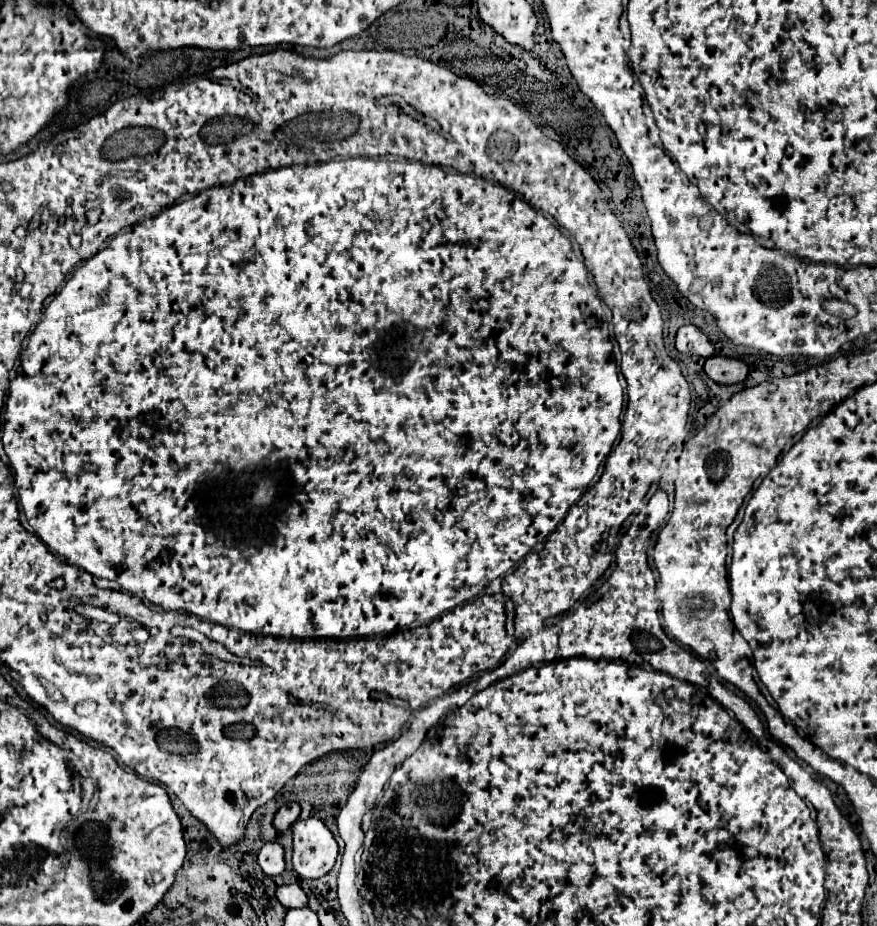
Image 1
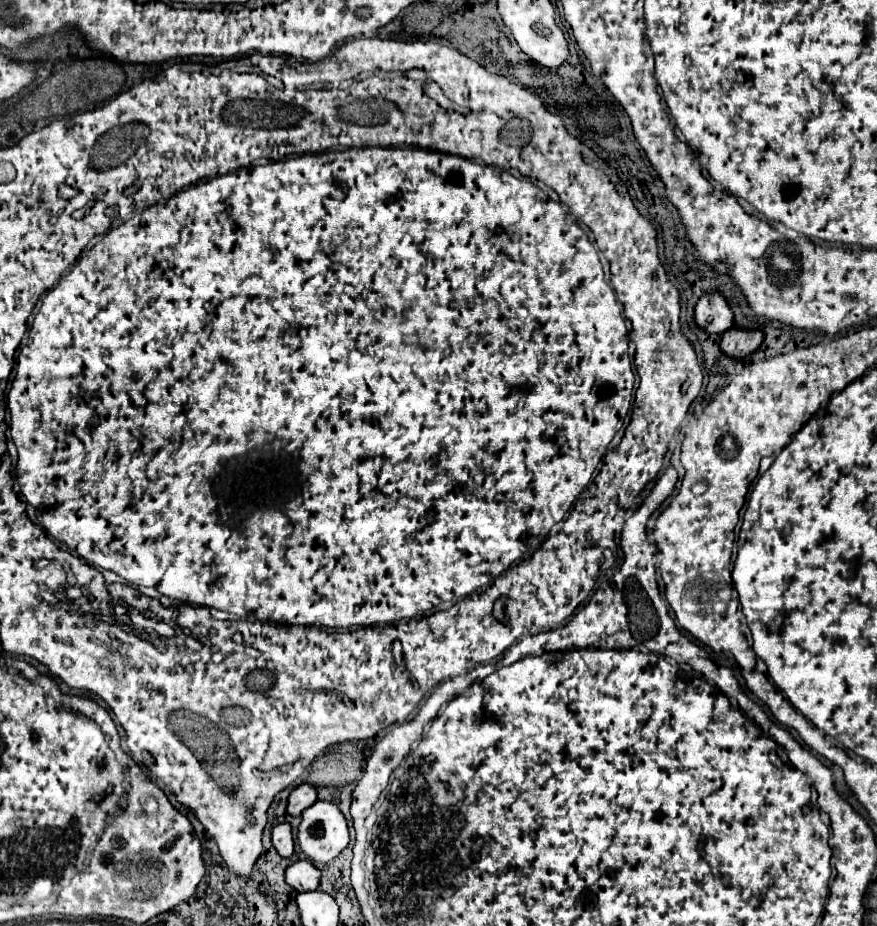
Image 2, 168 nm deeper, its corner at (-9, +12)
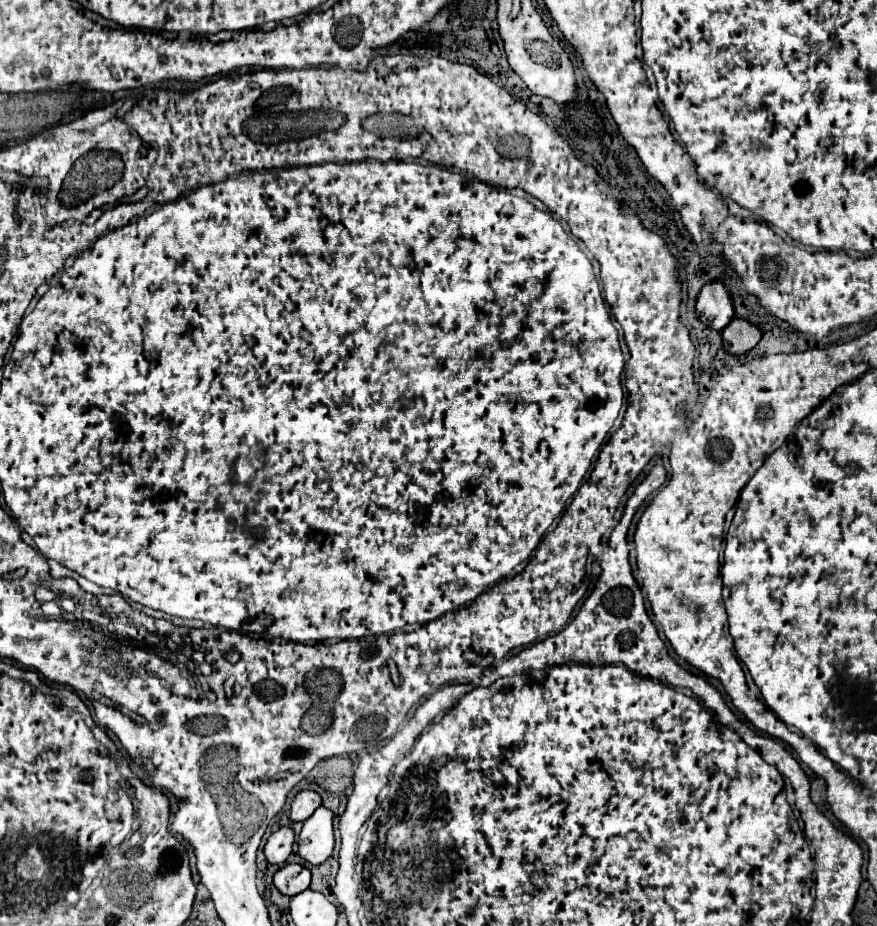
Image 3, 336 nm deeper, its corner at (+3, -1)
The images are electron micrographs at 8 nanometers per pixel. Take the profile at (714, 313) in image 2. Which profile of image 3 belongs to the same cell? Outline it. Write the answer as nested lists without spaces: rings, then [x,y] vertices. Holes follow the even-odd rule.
[[[720,281],[706,283],[698,295],[696,313],[704,325],[722,331],[734,317],[734,305],[728,287]]]

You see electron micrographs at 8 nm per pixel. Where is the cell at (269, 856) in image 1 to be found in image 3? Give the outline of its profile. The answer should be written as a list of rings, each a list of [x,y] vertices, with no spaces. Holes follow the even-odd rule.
[[[280,827],[278,831],[274,831],[264,847],[266,859],[274,865],[284,865],[288,855],[292,853],[292,845],[294,845],[294,831],[290,827]]]

